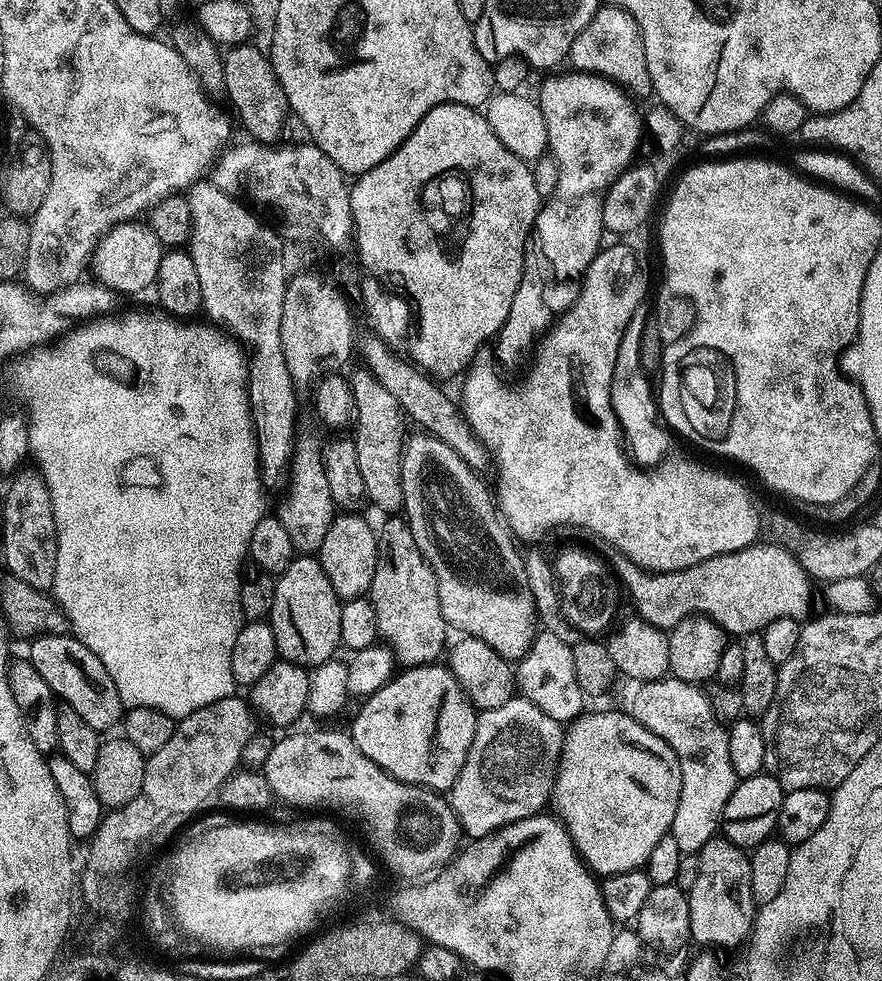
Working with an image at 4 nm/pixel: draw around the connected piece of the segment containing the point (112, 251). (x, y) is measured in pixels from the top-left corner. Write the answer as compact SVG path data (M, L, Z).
M125 222L112 225L105 236L98 241L98 254L90 260L90 272L93 272L95 283L104 284L117 294L123 292L144 292L153 287L158 274L158 266L162 262L165 245L161 244L154 230L147 223L131 224Z

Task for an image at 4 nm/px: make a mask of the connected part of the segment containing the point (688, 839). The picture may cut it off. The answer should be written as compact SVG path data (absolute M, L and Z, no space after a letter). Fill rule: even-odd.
M667 675L662 680L646 680L632 696L630 714L639 724L646 726L658 738L662 738L674 750L682 770L682 794L678 798L678 814L674 814L671 835L678 842L678 850L685 854L699 854L702 846L721 831L724 807L735 790L738 778L734 766L730 766L730 742L728 728L715 716L705 689L698 684L680 680L674 675Z

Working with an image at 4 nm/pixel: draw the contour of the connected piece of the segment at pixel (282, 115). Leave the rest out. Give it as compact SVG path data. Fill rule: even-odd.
M245 42L229 47L224 52L224 69L226 70L226 96L232 99L244 128L253 141L275 145L284 132L284 123L290 120L288 99L272 69L271 59L264 56L252 45Z

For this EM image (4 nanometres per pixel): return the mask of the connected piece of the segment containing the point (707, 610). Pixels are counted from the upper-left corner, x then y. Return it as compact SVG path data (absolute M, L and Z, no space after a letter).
M757 542L749 548L730 554L718 554L714 558L706 558L694 566L673 572L645 572L621 552L613 551L611 555L611 571L625 589L628 587L633 602L637 604L635 615L665 630L676 628L678 622L682 622L687 616L703 614L711 617L725 633L732 635L733 632L736 635L733 637L743 638L751 632L763 632L766 626L770 626L770 622L778 618L803 621L812 608L813 581L800 565L799 559L781 545Z

